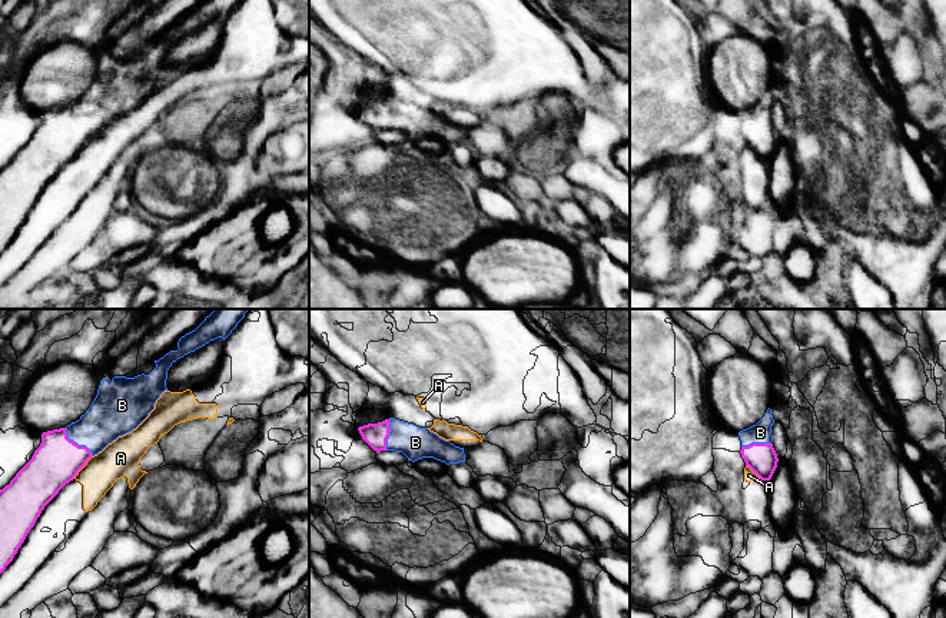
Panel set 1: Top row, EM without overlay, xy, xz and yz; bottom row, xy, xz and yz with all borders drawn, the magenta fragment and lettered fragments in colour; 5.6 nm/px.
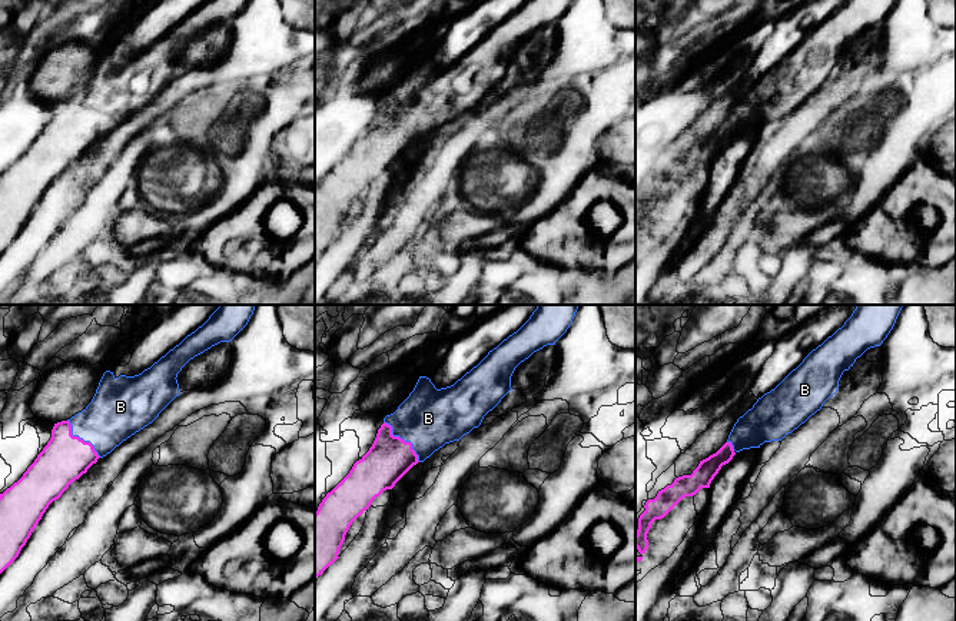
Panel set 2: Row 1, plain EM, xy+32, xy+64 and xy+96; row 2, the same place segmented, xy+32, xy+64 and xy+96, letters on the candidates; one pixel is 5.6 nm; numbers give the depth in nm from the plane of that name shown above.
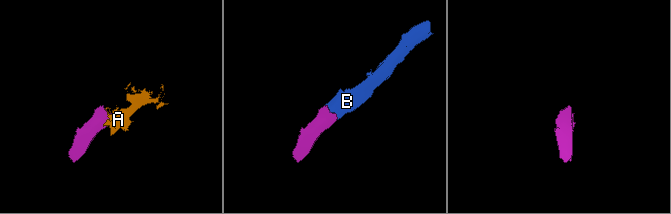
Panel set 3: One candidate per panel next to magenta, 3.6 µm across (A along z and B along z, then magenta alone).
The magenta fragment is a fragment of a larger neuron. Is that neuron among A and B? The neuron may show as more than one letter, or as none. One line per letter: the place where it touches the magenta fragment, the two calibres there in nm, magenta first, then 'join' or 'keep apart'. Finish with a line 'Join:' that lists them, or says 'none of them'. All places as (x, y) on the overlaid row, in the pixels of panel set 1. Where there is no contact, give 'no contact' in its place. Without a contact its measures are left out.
A: xy (83, 465) | 260/200 nm | keep apart
B: xy (76, 444) | 260/260 nm | join
Join: B

